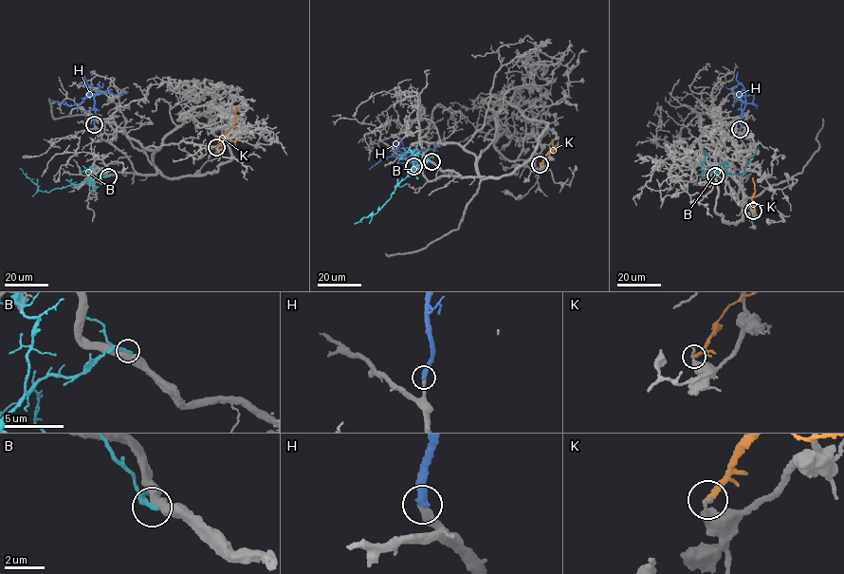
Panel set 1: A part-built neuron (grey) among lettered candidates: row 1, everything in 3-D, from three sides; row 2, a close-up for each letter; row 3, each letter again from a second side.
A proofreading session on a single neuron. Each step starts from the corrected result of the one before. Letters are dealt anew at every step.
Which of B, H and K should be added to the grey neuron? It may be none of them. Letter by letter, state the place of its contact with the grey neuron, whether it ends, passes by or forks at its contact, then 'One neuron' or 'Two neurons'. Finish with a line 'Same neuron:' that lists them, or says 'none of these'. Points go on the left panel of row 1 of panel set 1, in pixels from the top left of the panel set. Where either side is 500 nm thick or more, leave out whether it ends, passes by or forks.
B: Touches grey at (108, 176). It ends there. Two neurons
H: Touches grey at (94, 124). It ends there. One neuron
K: Touches grey at (216, 147). It ends there. Two neurons
Same neuron: H

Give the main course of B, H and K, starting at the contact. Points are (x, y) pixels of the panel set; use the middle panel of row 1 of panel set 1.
B: (431, 161), (414, 166), (376, 213), (355, 223)
H: (413, 166), (412, 159), (397, 156), (385, 157), (369, 169)
K: (540, 164), (554, 148), (552, 139)

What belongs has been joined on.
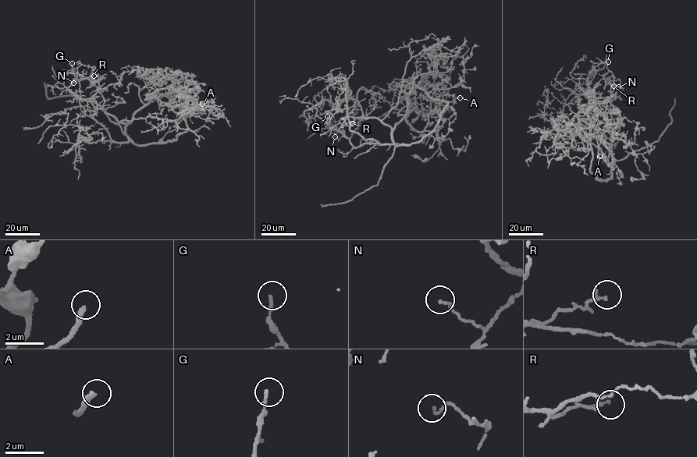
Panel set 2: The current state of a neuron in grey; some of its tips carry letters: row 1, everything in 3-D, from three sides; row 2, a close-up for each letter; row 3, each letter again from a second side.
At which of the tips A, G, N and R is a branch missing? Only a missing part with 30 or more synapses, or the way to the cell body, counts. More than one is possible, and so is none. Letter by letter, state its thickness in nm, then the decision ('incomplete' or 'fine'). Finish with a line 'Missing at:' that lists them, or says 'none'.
A: 280 nm thick; incomplete
G: 150 nm thick; fine
N: 120 nm thick; fine
R: 180 nm thick; fine
Missing at: A

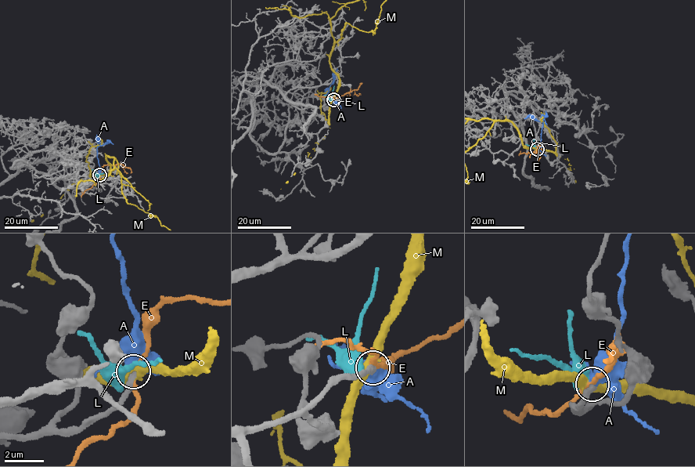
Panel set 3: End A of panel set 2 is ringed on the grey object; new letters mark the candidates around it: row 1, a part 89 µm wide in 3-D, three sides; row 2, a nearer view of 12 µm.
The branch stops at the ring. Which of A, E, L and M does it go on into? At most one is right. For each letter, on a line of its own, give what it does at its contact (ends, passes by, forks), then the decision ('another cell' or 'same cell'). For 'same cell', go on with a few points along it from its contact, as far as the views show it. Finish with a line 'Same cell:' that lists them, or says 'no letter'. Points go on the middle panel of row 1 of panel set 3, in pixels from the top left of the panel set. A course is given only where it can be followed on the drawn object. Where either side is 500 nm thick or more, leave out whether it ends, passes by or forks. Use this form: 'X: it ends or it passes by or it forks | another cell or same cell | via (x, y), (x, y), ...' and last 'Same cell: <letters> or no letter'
A: it passes by | same cell | via (333, 99), (326, 94), (337, 68)
E: it passes by | another cell
L: another cell
M: it passes by | another cell
Same cell: A

